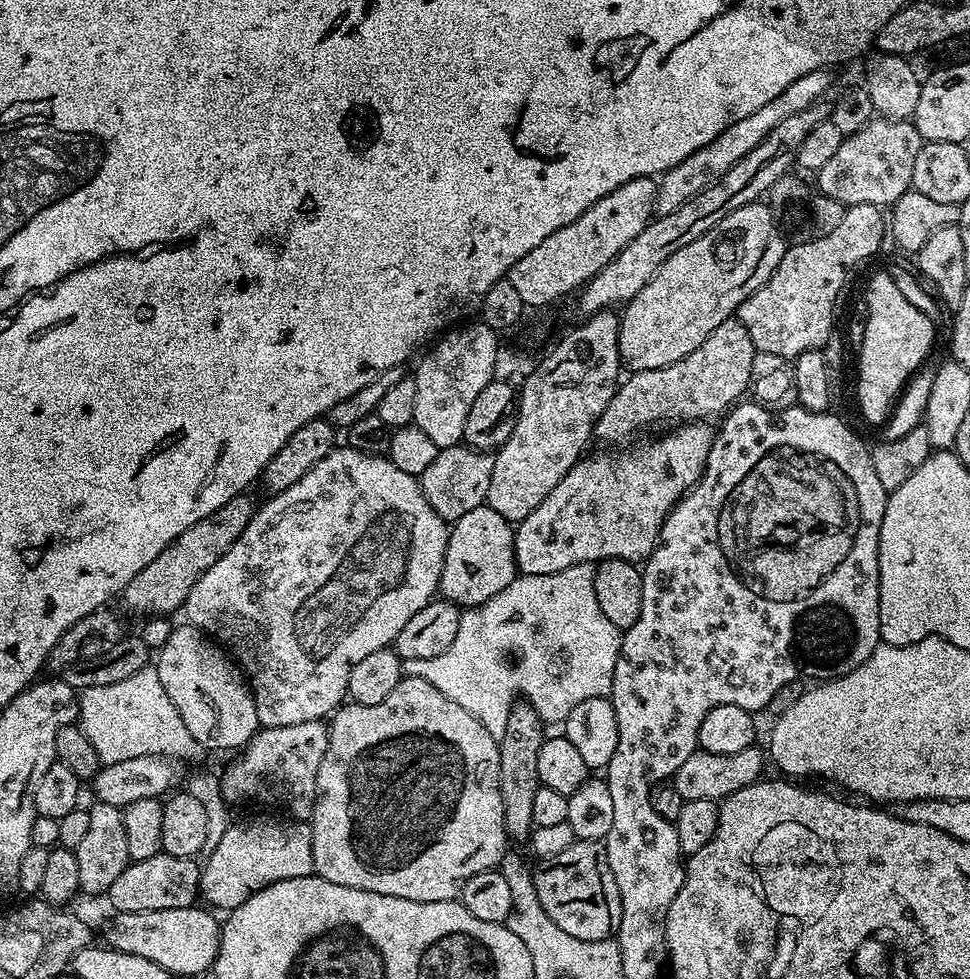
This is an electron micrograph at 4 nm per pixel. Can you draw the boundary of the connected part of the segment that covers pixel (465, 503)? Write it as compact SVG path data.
M444 446L435 456L434 462L430 462L430 466L426 466L426 470L418 479L428 505L445 522L451 522L462 518L462 514L474 510L487 501L490 474L494 474L494 462L489 453L467 446Z

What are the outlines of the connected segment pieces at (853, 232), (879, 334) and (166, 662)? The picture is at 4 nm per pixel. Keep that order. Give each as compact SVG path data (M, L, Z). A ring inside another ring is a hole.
M854 204L844 209L842 222L835 230L825 236L813 235L812 240L804 240L785 251L782 262L770 274L770 278L742 306L738 306L735 319L741 320L750 330L750 338L754 342L757 352L766 354L778 354L782 358L795 361L797 356L807 352L815 352L823 349L827 338L834 332L832 326L832 315L836 312L836 299L848 280L848 271L855 266L859 260L868 260L872 255L879 253L879 243L886 229L886 216L879 207L874 204Z
M888 270L876 272L869 278L868 289L864 292L864 308L868 311L868 317L864 320L864 337L860 340L860 377L856 380L854 399L859 415L864 415L870 423L880 426L888 420L889 413L907 382L929 359L928 351L932 348L937 325L898 290L897 283Z
M181 622L173 627L157 656L160 657L155 657L154 667L158 678L162 678L162 687L170 694L170 702L178 706L186 730L194 734L201 749L238 750L254 737L259 729L257 704L247 677L217 641L202 629Z

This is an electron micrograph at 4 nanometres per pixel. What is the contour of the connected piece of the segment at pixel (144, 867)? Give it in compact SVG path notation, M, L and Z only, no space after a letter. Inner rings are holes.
M161 850L154 858L133 860L118 874L114 886L106 894L116 912L145 912L190 908L197 903L200 891L201 865L192 858L178 858Z

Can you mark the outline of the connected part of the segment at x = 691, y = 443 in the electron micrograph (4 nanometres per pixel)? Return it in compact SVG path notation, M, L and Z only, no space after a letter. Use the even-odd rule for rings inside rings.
M684 422L657 440L629 443L619 451L604 450L608 452L596 452L593 456L588 454L581 458L566 474L566 478L562 478L562 482L558 482L558 486L554 486L554 490L550 490L550 494L546 494L537 507L515 525L517 573L522 576L558 574L558 570L566 570L570 566L595 565L601 560L647 560L657 546L660 528L674 506L684 499L684 493L693 488L704 474L714 435L713 429L708 429L708 426L704 422Z

